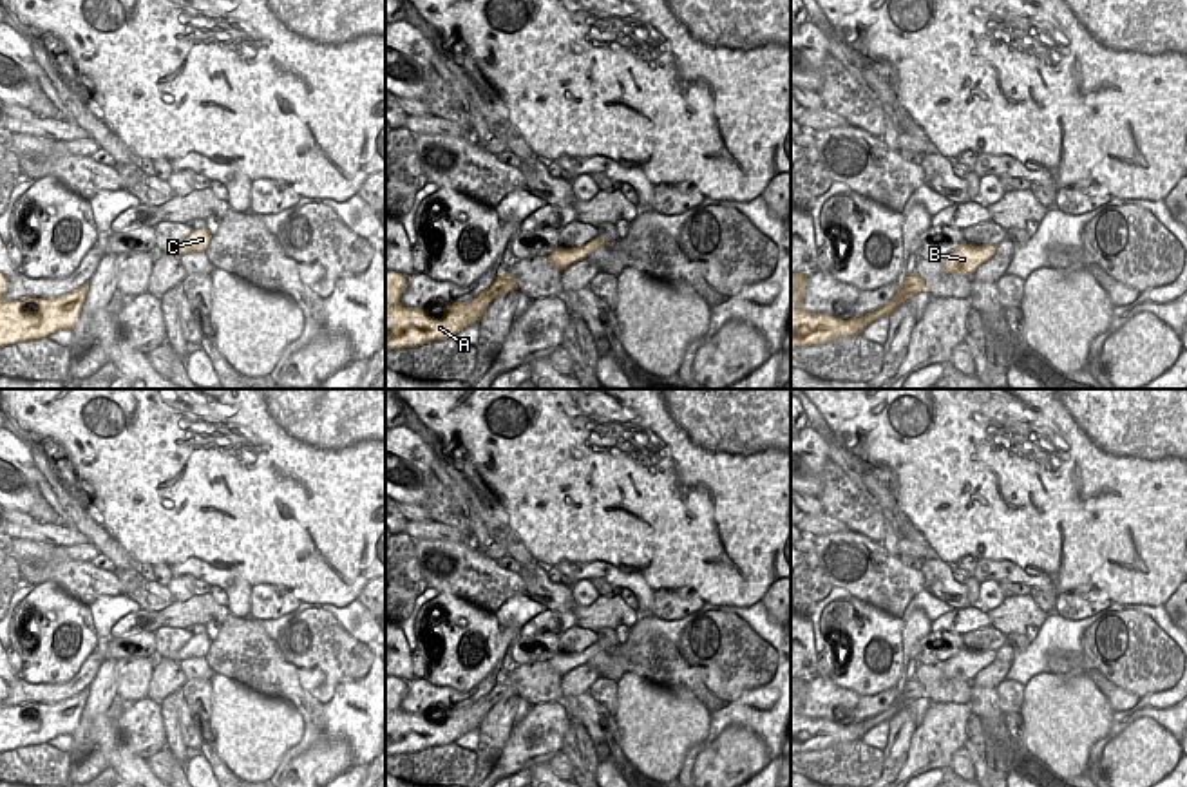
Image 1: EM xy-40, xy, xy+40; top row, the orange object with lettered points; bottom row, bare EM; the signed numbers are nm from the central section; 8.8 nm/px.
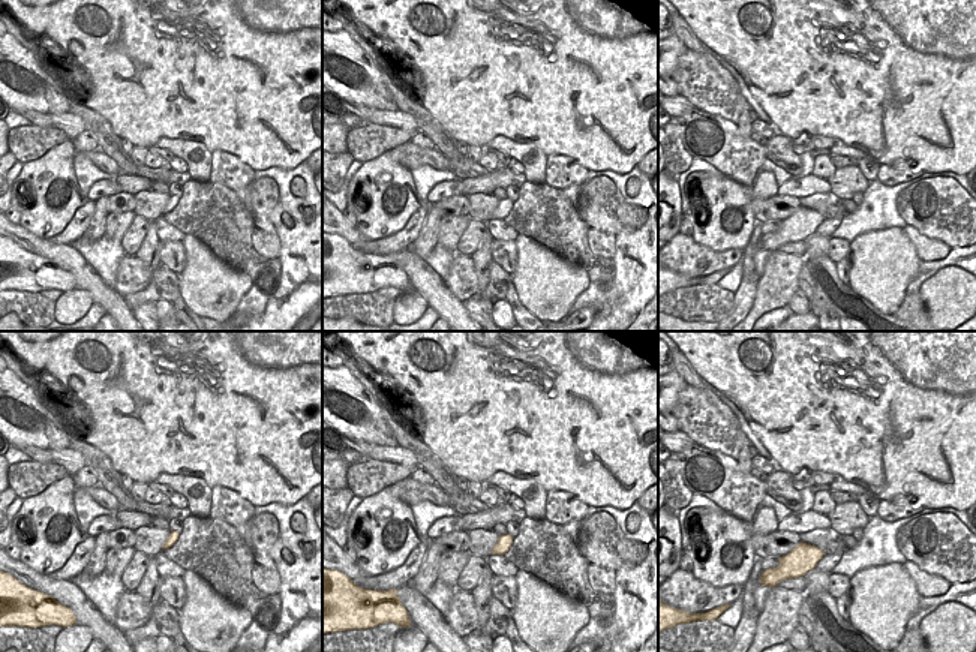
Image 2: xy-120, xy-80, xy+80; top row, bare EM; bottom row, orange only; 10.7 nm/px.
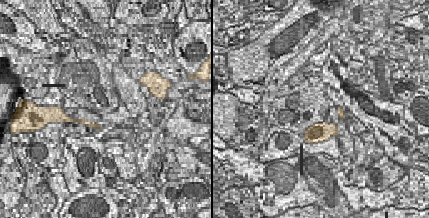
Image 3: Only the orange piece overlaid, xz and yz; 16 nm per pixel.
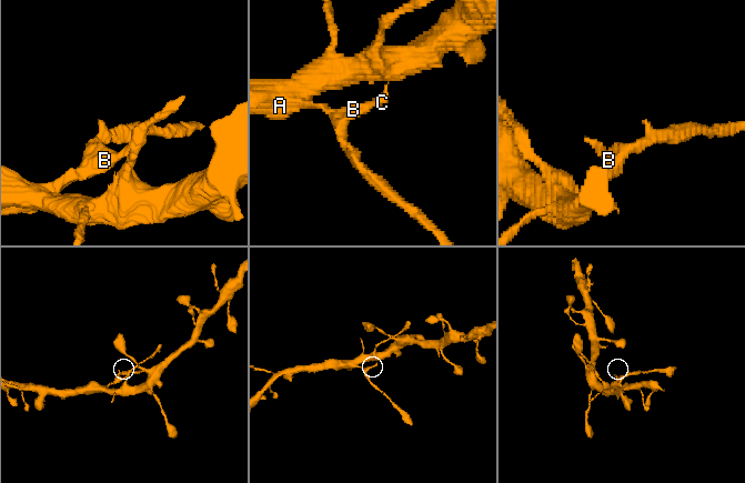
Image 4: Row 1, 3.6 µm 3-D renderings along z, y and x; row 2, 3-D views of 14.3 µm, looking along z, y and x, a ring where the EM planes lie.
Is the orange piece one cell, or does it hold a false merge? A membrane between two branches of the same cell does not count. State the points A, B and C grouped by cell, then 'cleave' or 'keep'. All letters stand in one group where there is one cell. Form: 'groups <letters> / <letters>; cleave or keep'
groups A / B C; cleave

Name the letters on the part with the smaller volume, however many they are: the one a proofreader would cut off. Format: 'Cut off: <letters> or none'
Cut off: B, C

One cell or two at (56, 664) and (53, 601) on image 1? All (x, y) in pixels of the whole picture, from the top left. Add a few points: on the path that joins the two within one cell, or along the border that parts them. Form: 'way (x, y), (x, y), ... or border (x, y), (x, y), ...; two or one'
way (49, 648), (53, 617); one

